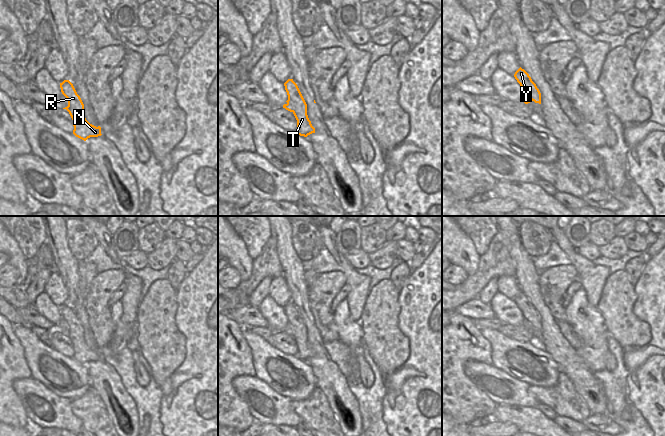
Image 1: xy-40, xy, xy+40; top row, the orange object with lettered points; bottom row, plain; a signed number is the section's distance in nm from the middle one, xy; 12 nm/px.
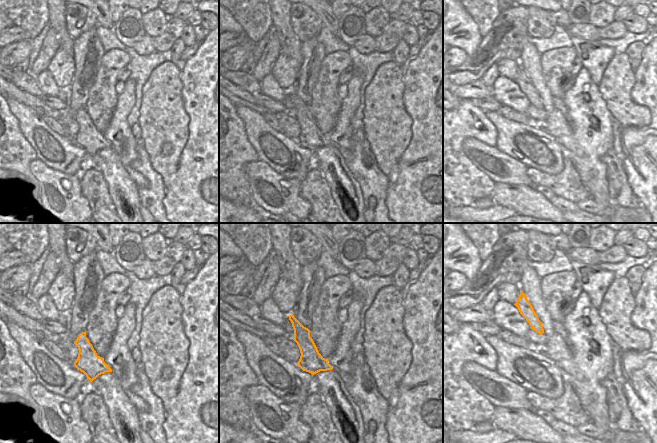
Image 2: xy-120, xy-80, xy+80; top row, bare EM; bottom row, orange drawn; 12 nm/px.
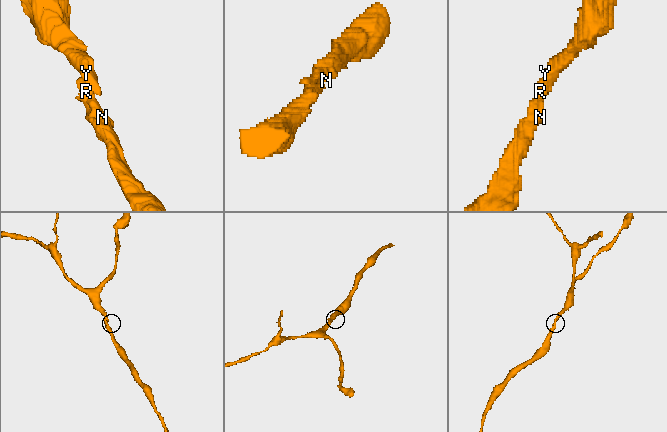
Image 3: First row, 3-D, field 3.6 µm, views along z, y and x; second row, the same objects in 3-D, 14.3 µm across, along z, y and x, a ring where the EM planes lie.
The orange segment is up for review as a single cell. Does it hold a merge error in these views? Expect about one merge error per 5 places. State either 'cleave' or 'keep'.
keep

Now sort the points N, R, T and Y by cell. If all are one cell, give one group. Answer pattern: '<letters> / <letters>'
N R T Y

